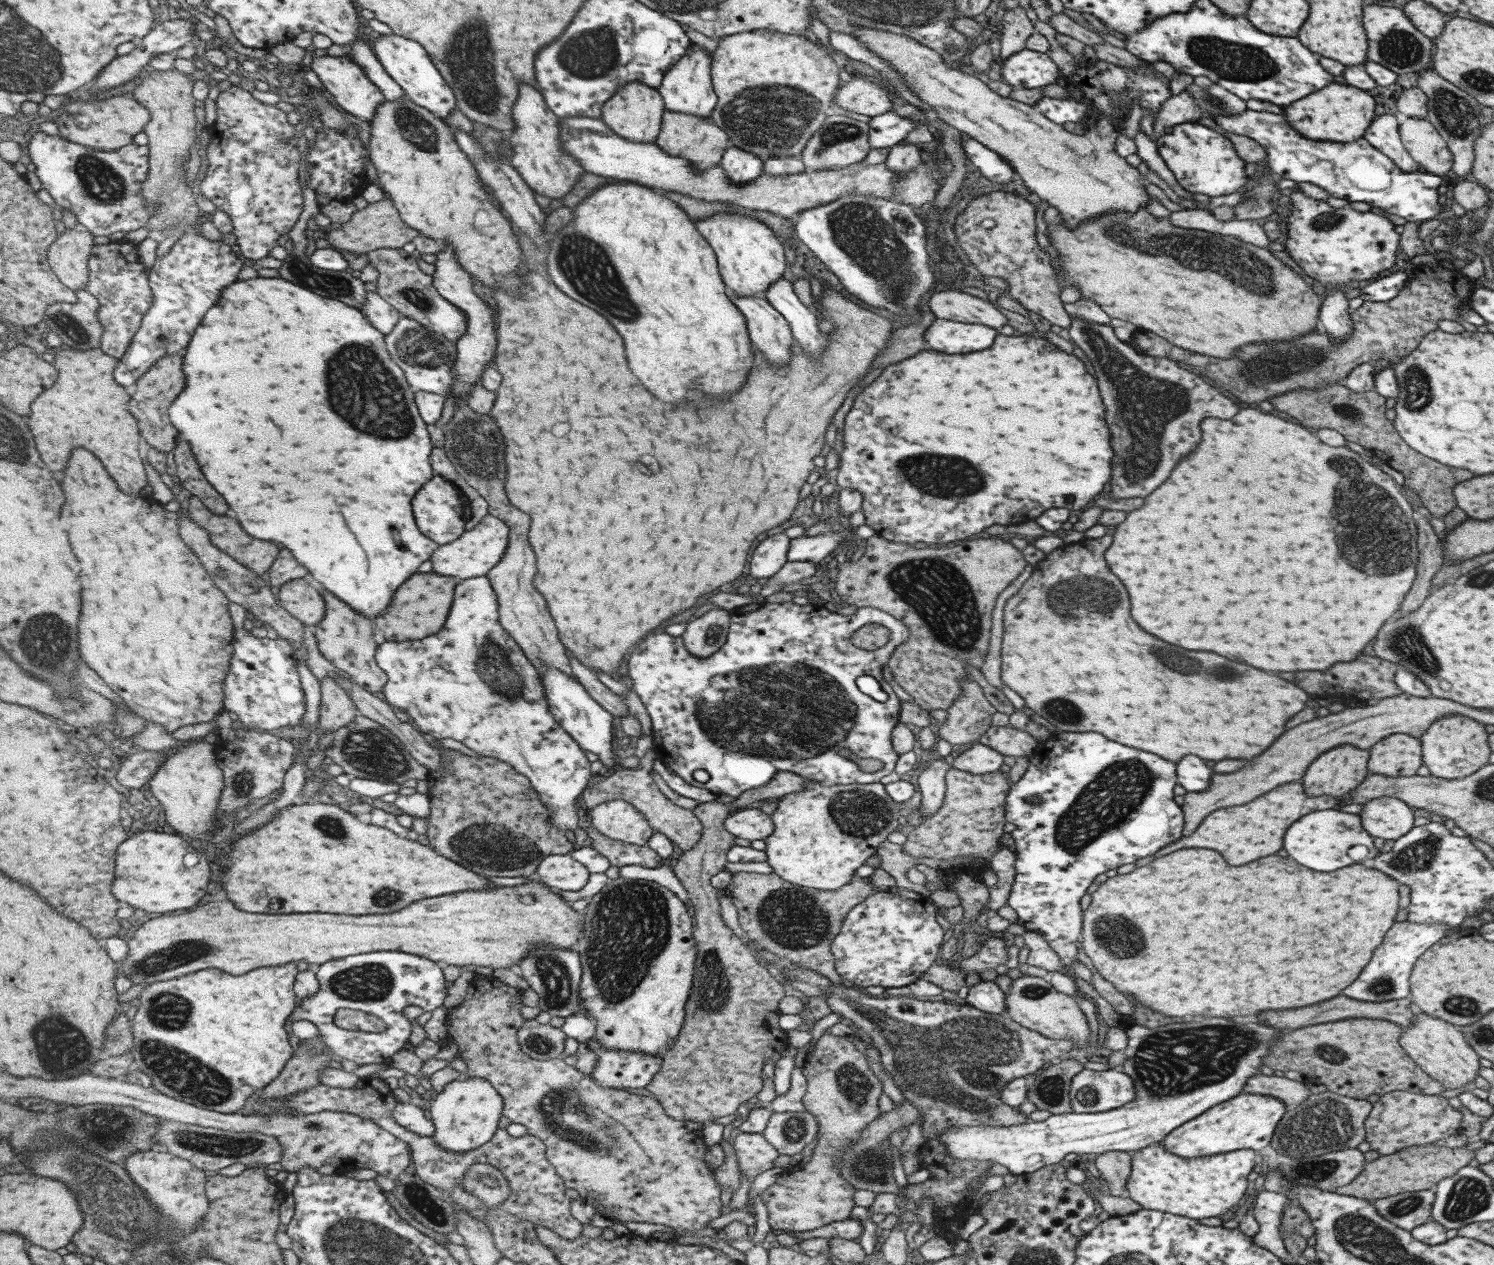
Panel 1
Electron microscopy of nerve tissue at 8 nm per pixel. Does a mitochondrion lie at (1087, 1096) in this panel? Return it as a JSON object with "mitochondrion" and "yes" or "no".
{"mitochondrion":"yes"}

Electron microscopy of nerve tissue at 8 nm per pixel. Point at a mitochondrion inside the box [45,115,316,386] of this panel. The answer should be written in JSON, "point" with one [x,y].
{"point":[100,181]}

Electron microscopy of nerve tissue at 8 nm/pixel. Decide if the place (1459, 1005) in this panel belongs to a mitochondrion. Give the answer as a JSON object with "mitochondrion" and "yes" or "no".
{"mitochondrion":"yes"}

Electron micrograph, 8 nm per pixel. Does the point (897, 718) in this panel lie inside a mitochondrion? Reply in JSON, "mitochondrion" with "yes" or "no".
{"mitochondrion":"no"}

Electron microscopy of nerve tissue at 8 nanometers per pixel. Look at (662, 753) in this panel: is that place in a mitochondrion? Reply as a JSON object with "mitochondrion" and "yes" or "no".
{"mitochondrion":"no"}

